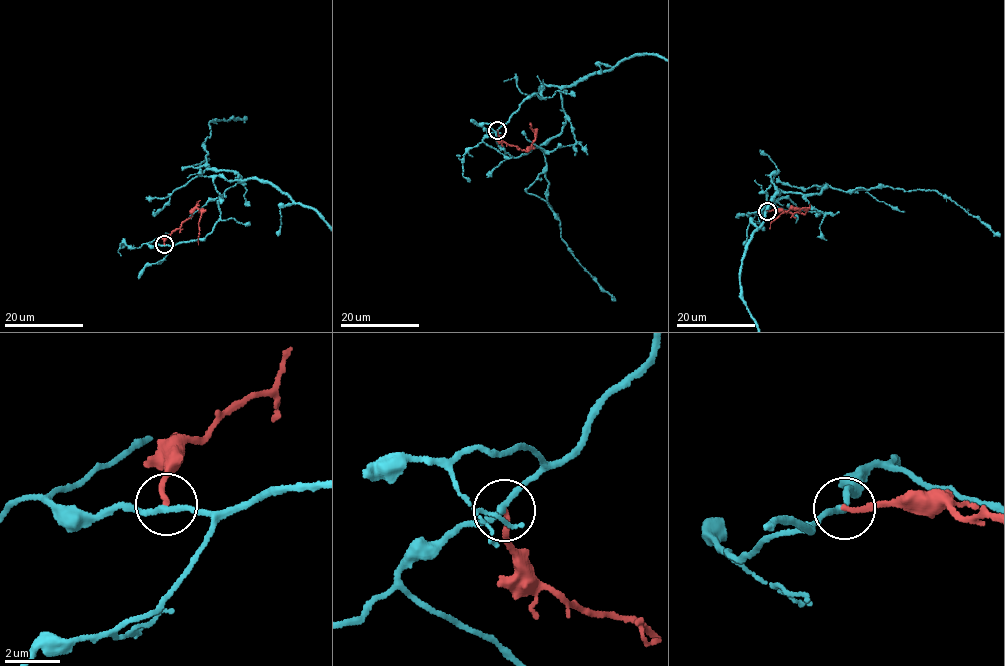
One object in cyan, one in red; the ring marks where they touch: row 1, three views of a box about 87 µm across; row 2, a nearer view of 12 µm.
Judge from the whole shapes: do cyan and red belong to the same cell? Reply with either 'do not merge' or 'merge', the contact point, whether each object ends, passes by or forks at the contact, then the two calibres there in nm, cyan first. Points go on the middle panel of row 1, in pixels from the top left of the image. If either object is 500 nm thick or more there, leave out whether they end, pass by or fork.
do not merge | (497, 130) | cyan passes by | red ends | 200/170 nm

